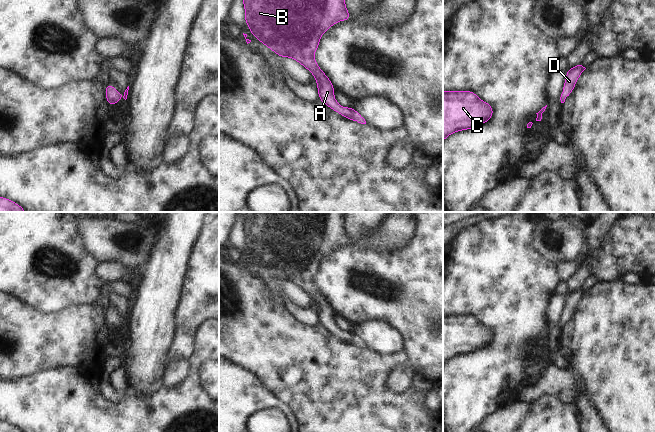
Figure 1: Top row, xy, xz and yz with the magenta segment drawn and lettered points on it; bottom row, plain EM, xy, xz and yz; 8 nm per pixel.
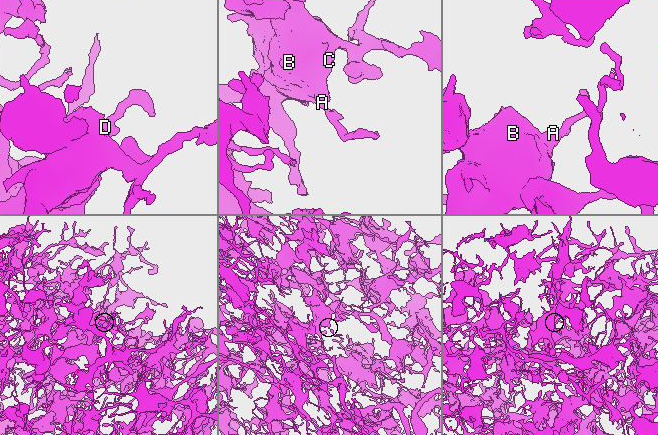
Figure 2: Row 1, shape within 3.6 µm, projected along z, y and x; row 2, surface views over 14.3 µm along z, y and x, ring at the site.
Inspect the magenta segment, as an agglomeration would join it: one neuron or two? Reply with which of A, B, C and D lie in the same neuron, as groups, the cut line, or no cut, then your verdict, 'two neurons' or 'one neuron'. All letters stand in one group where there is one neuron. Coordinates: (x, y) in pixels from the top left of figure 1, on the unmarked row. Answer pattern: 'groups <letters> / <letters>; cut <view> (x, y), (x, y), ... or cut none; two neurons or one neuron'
groups A B C D; cut none; one neuron

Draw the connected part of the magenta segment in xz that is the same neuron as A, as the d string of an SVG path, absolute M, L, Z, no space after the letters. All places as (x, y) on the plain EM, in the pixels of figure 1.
M245 212L245 246L251 257L280 281L290 281L311 296L317 307L319 324L343 341L366 348L351 330L342 331L334 322L334 311L314 284L323 257L338 245L351 242L345 230L345 212Z

